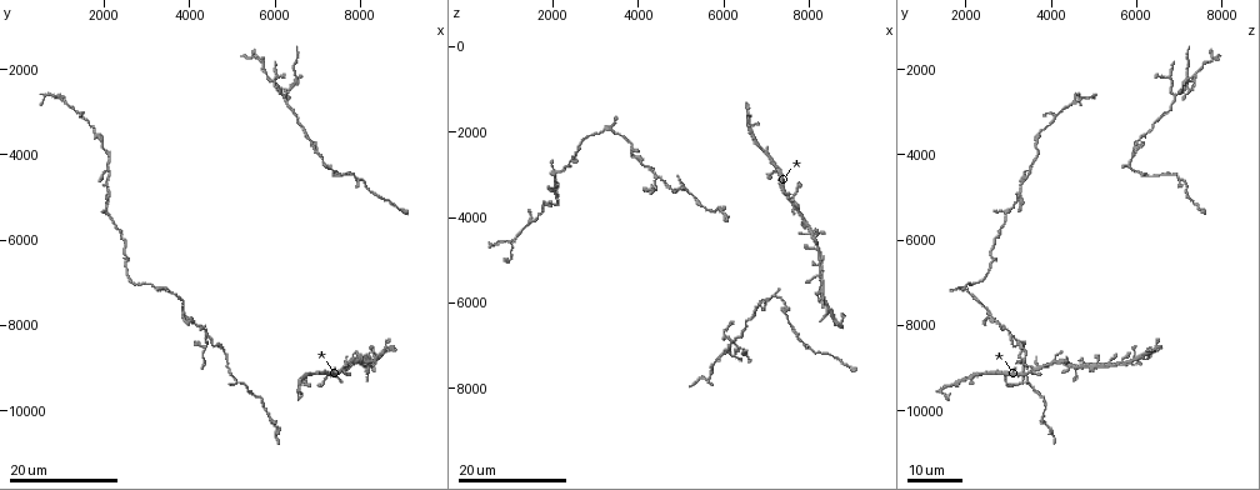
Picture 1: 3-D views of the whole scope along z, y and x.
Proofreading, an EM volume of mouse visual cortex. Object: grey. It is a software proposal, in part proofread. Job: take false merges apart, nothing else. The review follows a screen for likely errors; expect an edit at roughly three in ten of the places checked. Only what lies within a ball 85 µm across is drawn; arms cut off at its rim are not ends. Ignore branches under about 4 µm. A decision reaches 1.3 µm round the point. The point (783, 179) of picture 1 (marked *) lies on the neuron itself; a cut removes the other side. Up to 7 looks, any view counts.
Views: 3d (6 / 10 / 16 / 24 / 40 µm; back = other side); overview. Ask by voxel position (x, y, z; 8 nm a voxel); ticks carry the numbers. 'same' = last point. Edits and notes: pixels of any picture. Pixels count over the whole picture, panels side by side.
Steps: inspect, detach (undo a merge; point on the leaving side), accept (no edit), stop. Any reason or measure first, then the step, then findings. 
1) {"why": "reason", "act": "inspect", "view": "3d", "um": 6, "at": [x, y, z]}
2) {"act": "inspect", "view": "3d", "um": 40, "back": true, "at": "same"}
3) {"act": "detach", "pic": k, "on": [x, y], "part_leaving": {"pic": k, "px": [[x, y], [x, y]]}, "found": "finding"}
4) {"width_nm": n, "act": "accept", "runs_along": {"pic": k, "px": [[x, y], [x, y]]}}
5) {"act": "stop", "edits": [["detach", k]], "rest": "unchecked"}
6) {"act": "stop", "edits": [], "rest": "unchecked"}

{"why": "two arms in line, one across", "act": "inspect", "view": "3d", "um": 24, "at": [4400, 8250, 3100]}

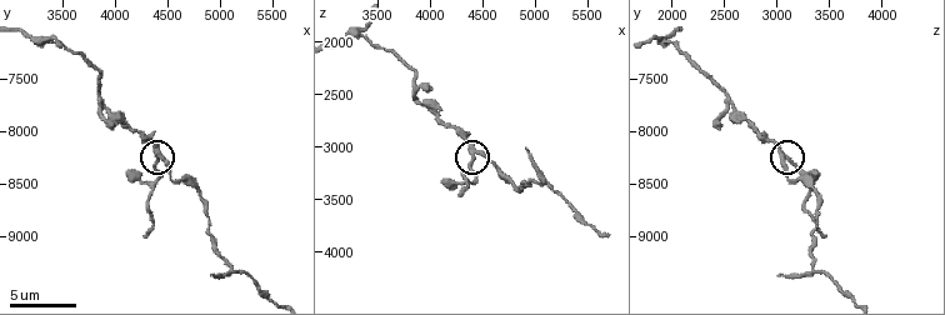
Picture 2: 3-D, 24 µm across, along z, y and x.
{"why": "closer look", "act": "inspect", "view": "3d", "um": 6, "at": [4420, 8240, 3080]}

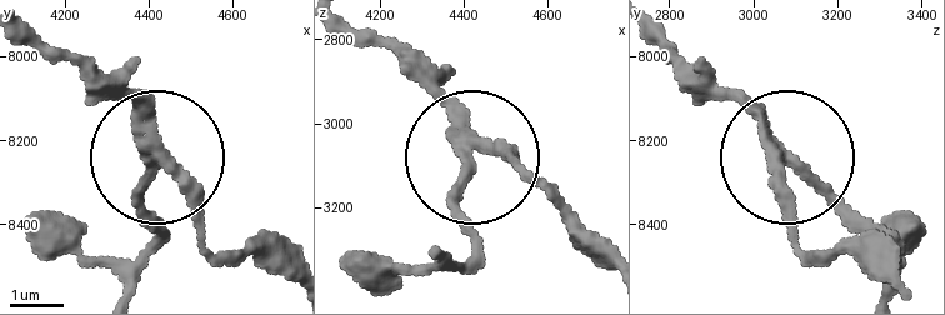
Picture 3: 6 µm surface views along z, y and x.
{"side_arm_um": 8, "act": "detach", "pic": 3, "on": [134, 198], "part_leaving": {"pic": 3, "px": [[136, 139], [155, 241], [141, 283]]}, "found": "two neurons meet here"}

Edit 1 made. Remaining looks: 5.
{"act": "inspect", "view": "overview"}

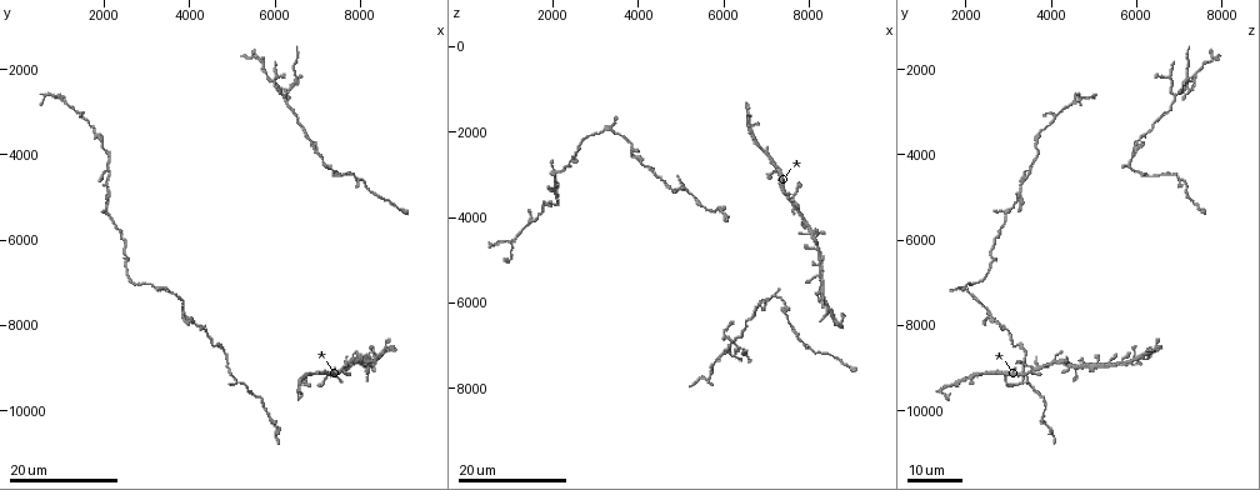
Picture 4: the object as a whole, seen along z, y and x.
{"act": "inspect", "view": "3d", "um": 24, "at": [7250, 9200, 2950]}

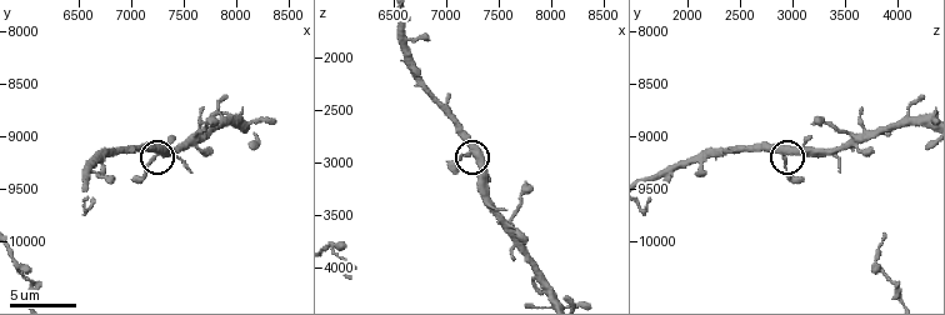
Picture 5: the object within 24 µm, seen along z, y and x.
{"act": "inspect", "view": "3d", "um": 6, "at": [7240, 9200, 2920]}

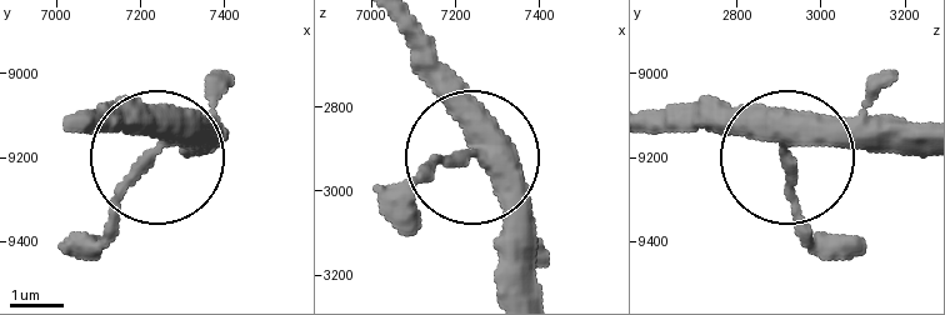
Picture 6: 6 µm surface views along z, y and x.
{"arms": 3, "act": "accept", "runs_along": {"pic": 6, "px": [[216, 121], [153, 153], [126, 111]]}, "found": "one neuron here"}

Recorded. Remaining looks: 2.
{"why": "three-way junction", "act": "inspect", "view": "3d", "um": 24, "at": [1850, 3600, 3650]}

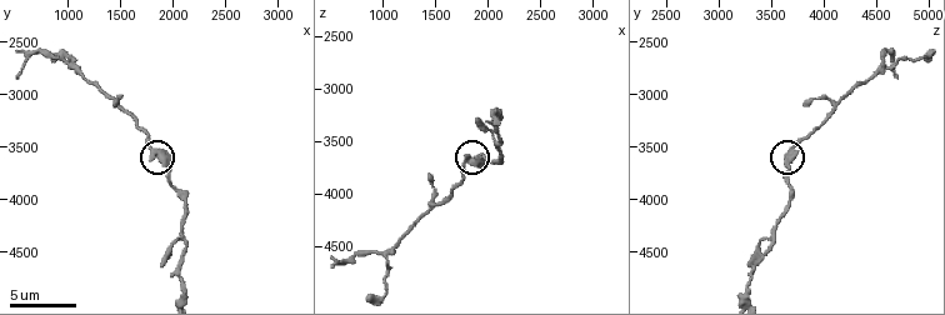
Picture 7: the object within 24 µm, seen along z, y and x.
{"act": "inspect", "view": "3d", "um": 6, "at": [1800, 3520, 3680]}

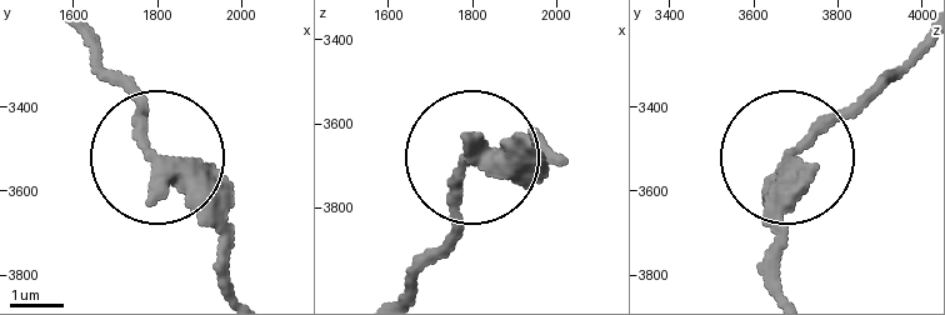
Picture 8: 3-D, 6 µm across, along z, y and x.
{"arms": 3, "act": "accept", "found": "continuous, no second neuron"}

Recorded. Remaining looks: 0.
{"act": "stop", "edits": [["detach", 3]], "rest": "unchecked"}

